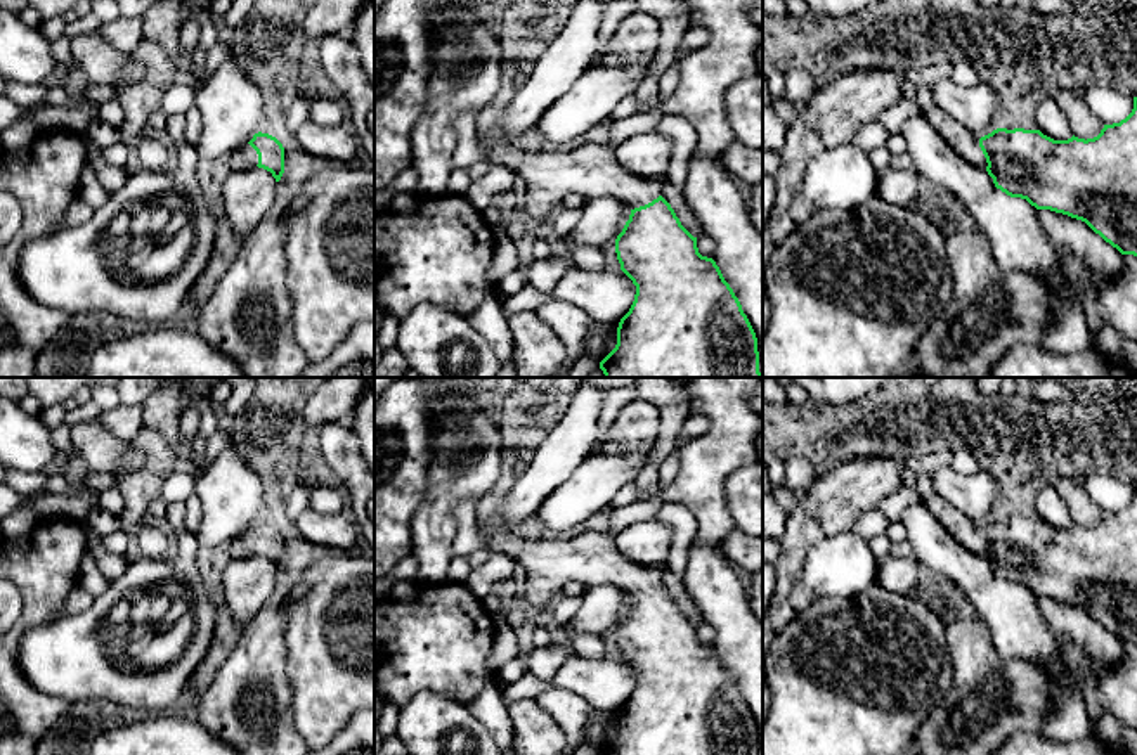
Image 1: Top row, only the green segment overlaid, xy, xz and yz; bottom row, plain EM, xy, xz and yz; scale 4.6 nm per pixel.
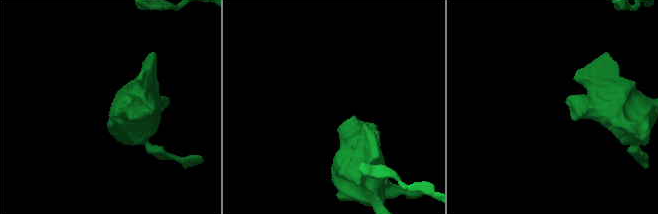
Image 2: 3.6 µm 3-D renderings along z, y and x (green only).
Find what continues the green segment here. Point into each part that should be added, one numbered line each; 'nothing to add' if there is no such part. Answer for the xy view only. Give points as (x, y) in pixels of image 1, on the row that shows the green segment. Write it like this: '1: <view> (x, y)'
1: xy (245, 156)

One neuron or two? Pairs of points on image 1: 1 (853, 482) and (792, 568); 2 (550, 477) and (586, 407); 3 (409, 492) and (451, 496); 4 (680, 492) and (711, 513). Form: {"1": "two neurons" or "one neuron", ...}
{"1": "one neuron", "2": "one neuron", "3": "two neurons", "4": "one neuron"}

